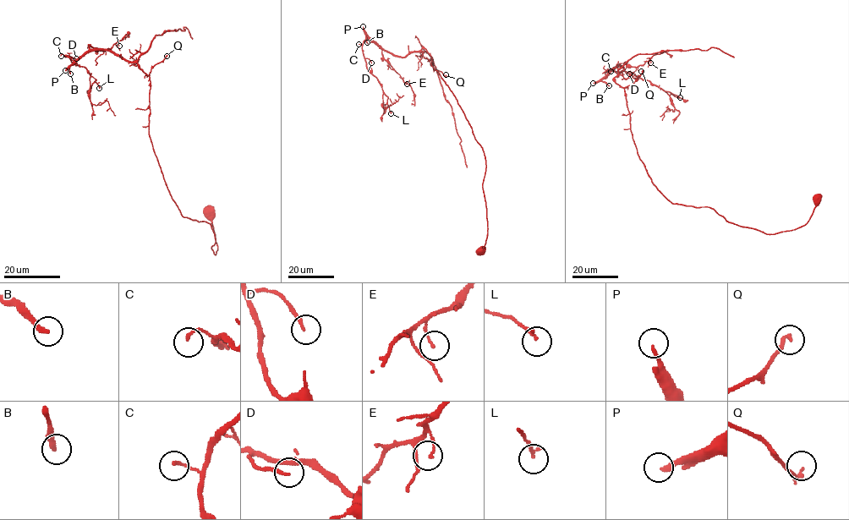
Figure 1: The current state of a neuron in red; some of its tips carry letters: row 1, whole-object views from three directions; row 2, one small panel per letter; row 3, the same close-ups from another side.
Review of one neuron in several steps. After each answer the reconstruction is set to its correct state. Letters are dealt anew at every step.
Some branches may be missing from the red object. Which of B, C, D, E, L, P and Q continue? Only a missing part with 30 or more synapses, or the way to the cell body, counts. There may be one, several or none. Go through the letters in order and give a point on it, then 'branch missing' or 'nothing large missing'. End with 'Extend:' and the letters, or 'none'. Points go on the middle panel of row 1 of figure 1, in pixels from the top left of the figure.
B: (367, 42) | branch missing
C: (358, 44) | nothing large missing
D: (371, 62) | nothing large missing
E: (407, 84) | nothing large missing
L: (391, 113) | nothing large missing
P: (363, 26) | branch missing
Q: (446, 74) | nothing large missing
Extend: B, P

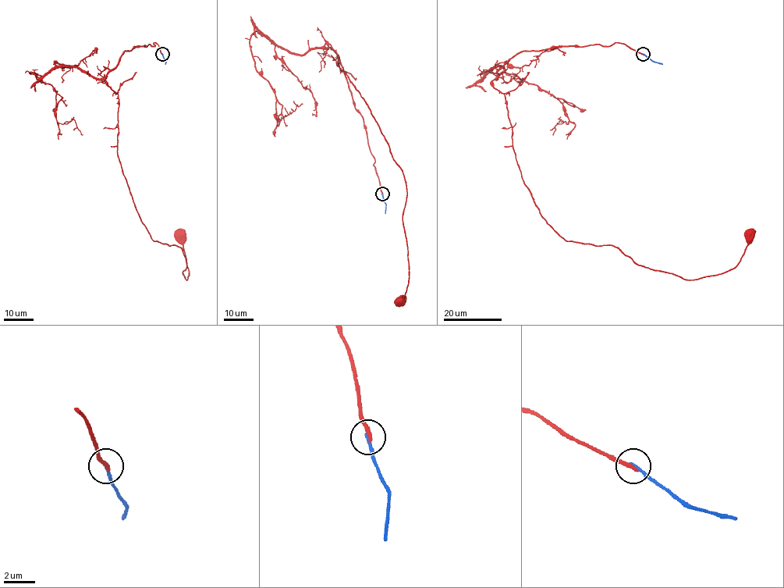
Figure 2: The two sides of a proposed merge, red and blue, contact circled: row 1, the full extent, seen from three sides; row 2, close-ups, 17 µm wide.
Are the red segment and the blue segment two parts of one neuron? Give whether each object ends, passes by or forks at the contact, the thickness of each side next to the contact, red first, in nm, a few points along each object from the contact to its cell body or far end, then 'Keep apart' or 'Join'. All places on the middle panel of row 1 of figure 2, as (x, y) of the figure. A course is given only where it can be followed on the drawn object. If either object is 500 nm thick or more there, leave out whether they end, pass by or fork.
At the ring red ends. At the ring blue ends. Thickness 280 nm (red) against 190 nm. Course of red: (382, 194), (363, 118), (339, 57), (325, 43), (338, 55), (337, 65), (402, 170), (409, 268), (402, 301). Course of blue: (381, 194), (386, 205), (385, 213). Keep apart

